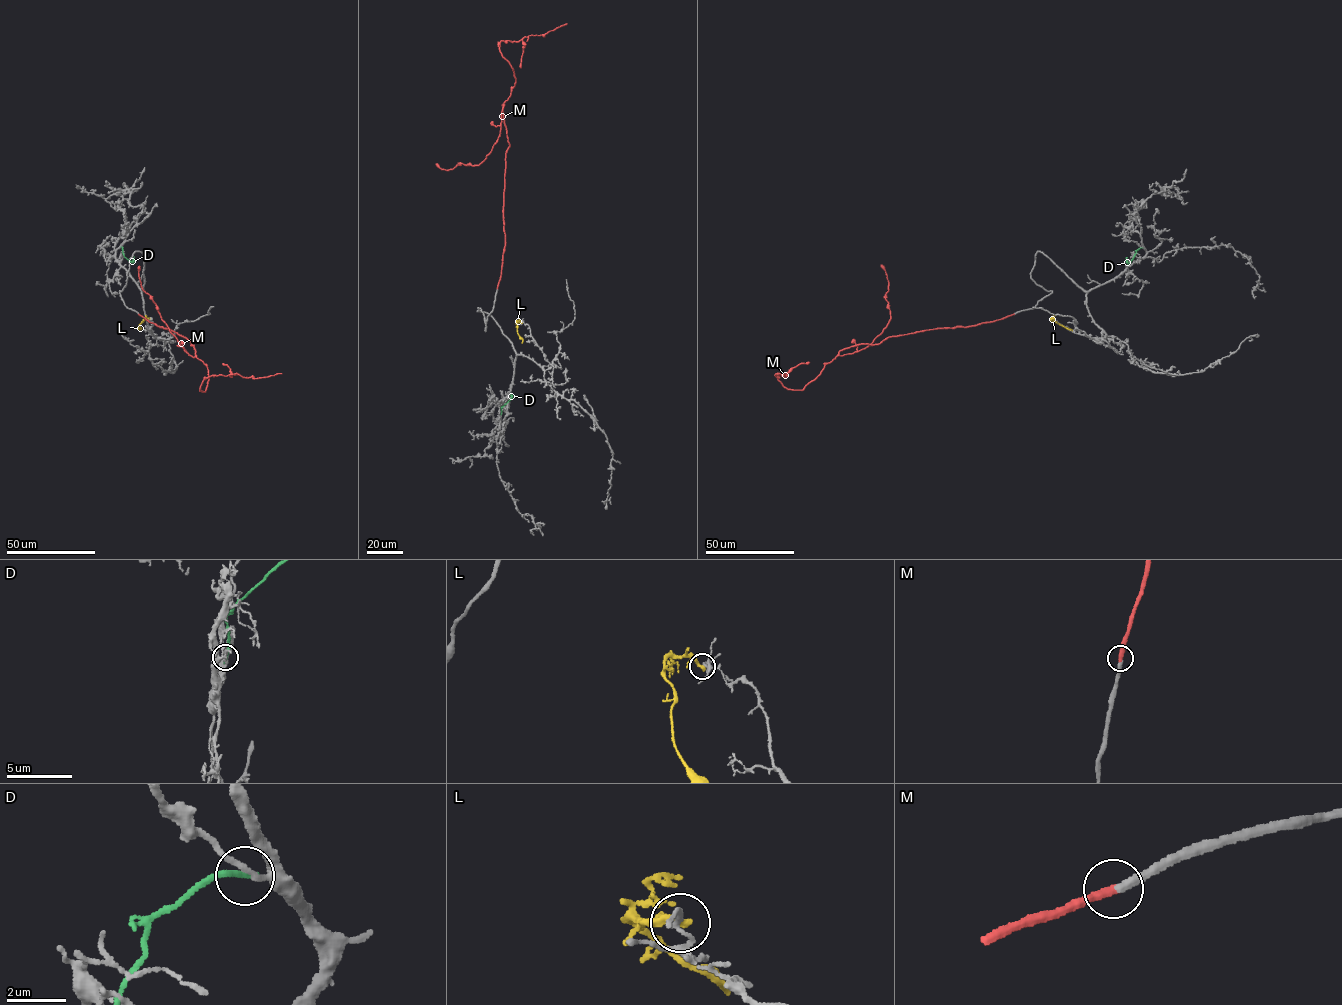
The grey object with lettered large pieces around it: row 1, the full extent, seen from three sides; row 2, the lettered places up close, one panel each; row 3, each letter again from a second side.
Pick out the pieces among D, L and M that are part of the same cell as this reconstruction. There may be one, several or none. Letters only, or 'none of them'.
M

